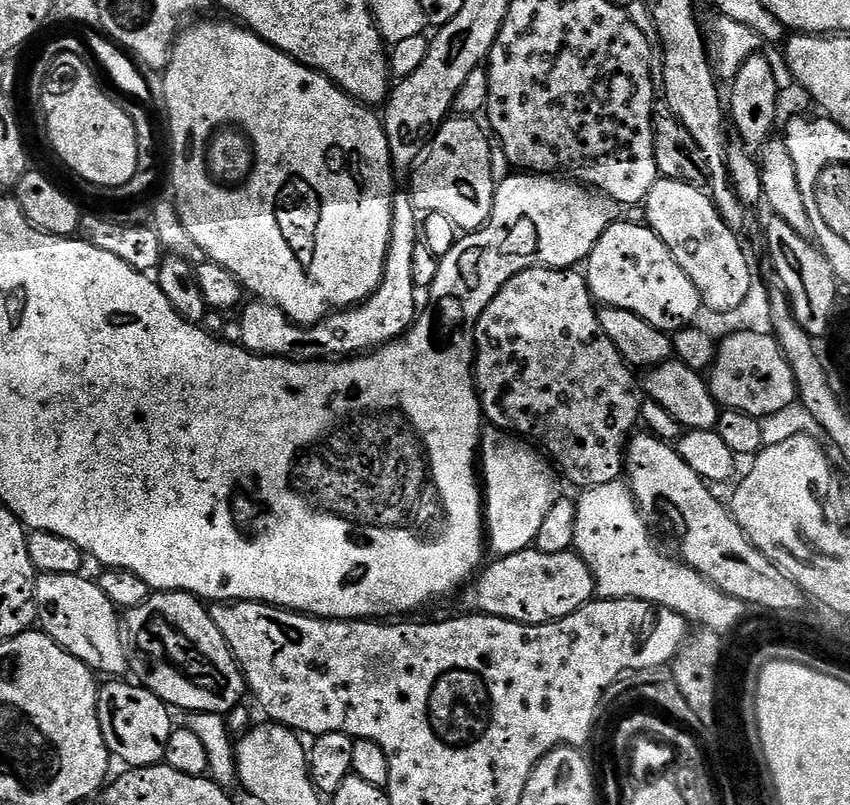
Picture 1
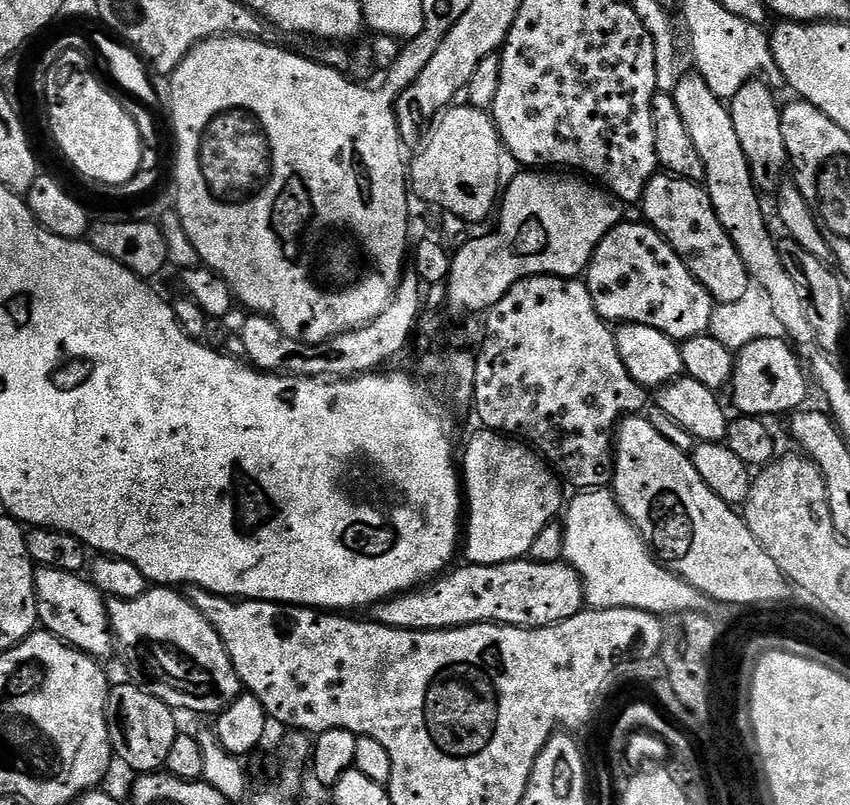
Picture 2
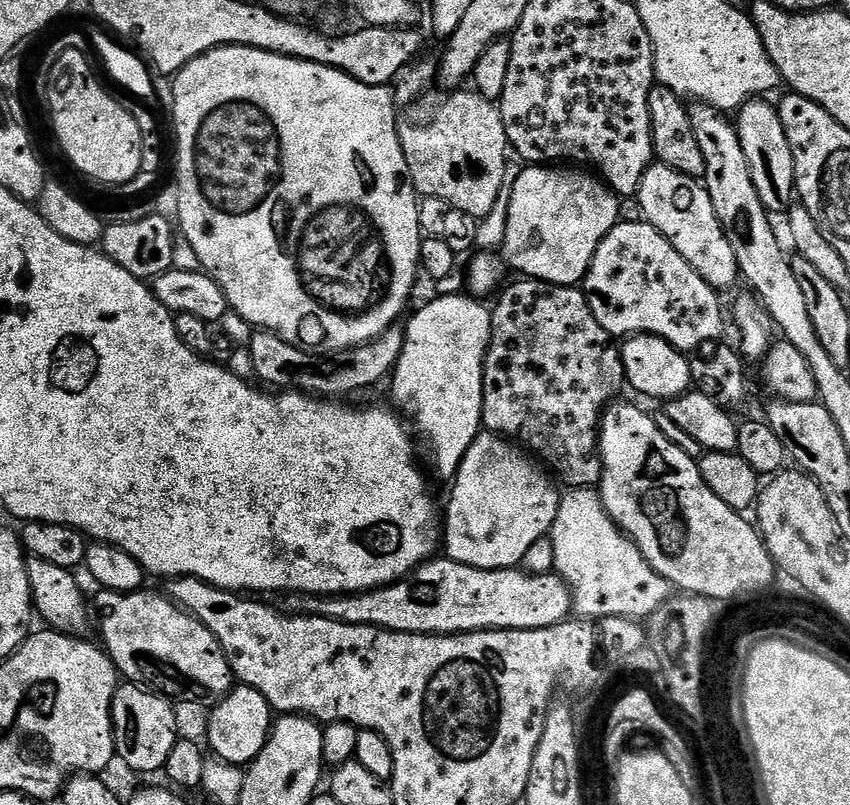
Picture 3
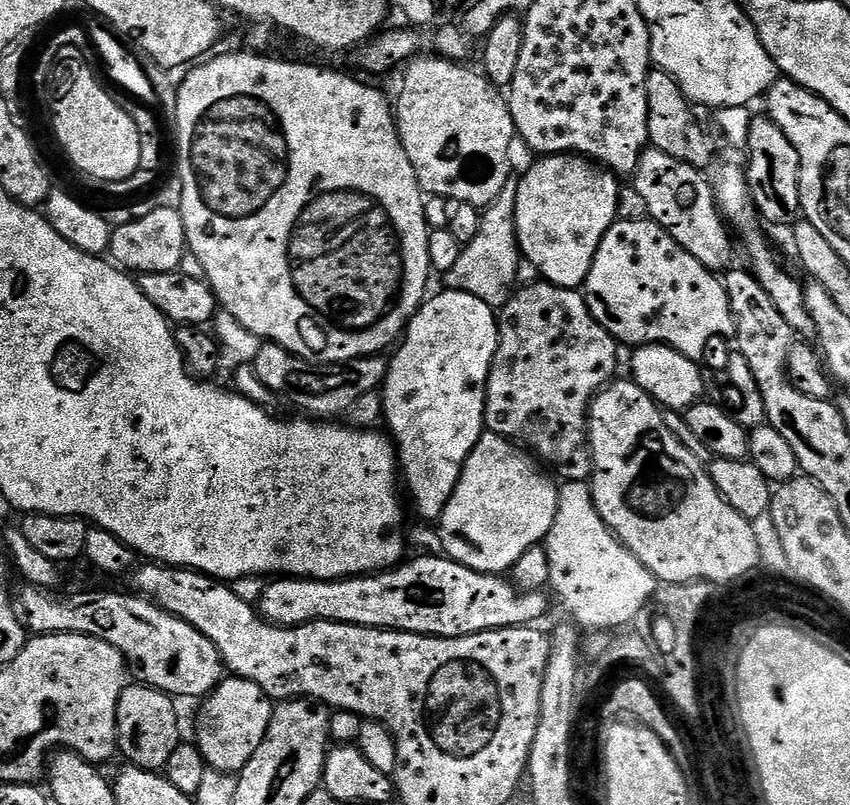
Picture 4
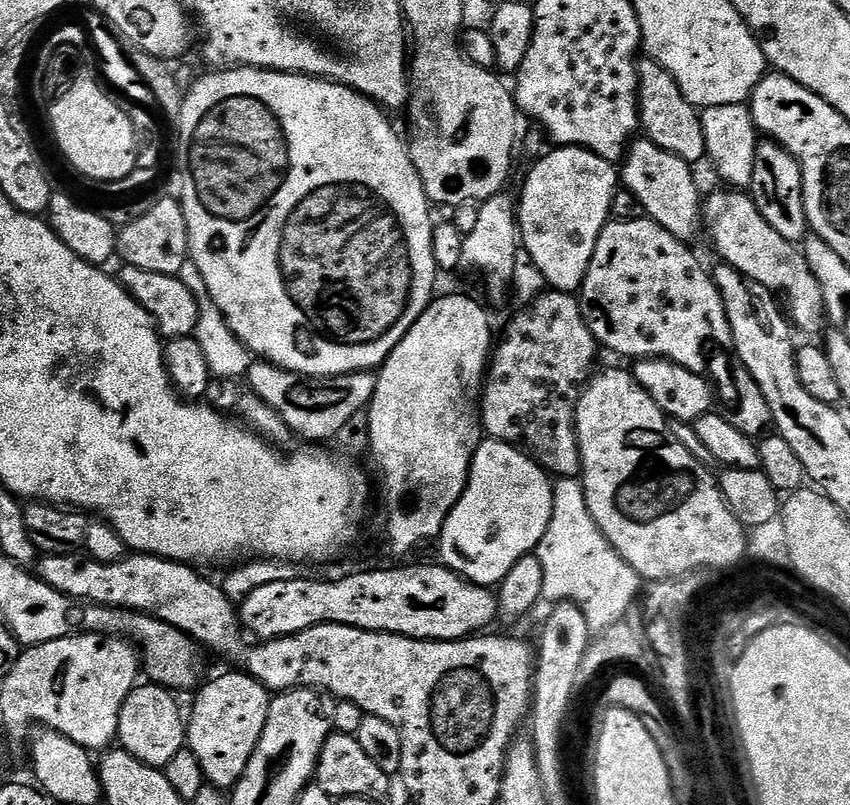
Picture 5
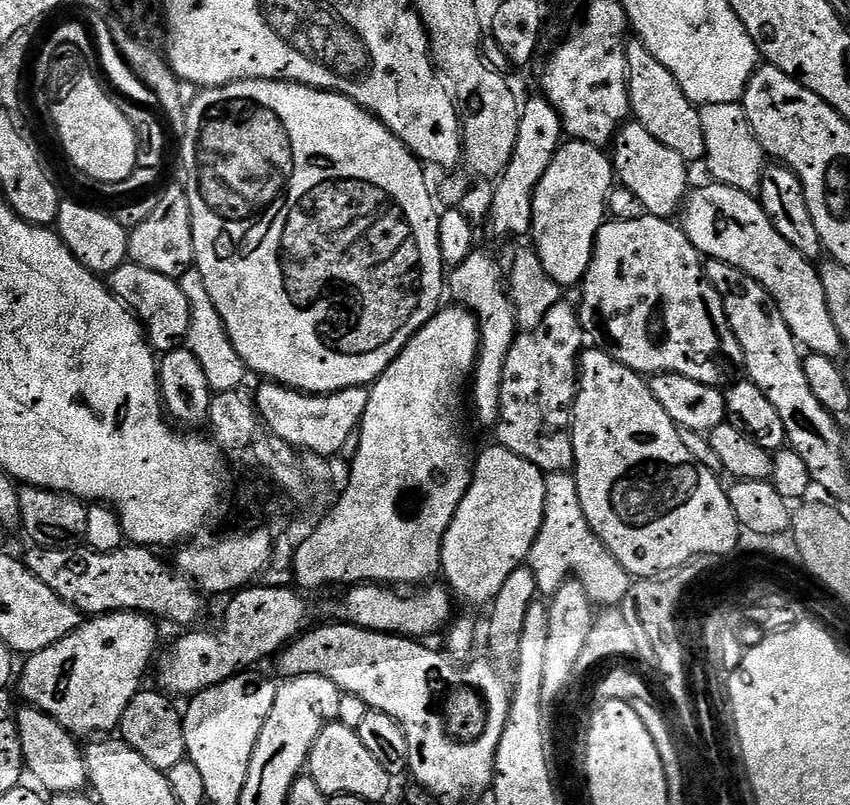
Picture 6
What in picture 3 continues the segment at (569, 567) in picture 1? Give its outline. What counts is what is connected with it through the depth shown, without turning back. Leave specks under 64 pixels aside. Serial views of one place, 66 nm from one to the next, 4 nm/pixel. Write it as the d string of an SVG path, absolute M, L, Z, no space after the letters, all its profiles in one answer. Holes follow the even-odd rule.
M447 558L429 559L403 580L371 592L343 596L288 594L283 607L292 614L324 616L343 624L370 624L385 632L454 636L485 630L538 630L561 624L573 611L572 592L562 577L515 568L475 568Z

